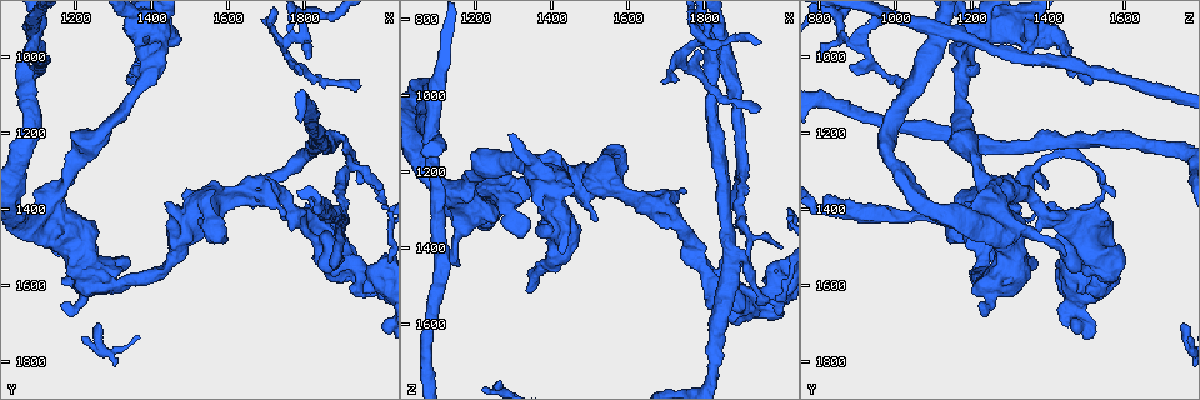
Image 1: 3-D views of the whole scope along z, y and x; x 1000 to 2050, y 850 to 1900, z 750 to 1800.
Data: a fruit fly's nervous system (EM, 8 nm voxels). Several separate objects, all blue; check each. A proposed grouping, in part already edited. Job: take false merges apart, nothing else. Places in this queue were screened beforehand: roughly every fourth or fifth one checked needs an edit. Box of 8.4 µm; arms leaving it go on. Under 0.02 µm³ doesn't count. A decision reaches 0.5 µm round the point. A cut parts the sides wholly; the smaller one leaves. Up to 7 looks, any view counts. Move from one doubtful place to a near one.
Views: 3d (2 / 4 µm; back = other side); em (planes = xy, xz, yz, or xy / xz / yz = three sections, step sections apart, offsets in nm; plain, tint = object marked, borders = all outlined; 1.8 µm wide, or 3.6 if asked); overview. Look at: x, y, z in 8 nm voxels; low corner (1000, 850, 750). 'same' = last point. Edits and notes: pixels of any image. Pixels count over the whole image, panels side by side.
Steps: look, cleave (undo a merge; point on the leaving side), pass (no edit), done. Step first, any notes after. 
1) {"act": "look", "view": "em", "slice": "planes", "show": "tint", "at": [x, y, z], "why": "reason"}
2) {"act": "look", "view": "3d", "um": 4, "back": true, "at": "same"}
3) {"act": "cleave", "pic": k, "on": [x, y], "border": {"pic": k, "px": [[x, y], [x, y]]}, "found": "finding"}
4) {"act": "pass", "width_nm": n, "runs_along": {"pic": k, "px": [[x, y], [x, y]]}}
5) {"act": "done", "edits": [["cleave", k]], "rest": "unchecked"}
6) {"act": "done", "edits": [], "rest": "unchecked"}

{"act": "look", "view": "em", "um": 3.6, "slice": "planes", "show": "tint", "at": [1530, 1405, 1195], "why": "thin neck"}

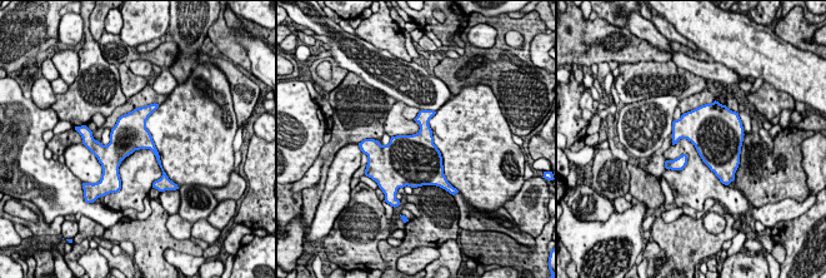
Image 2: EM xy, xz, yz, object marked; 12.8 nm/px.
{"act": "pass", "found": "continuous, no second neuron"}

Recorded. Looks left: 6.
{"act": "look", "view": "3d", "um": 4, "at": [1085, 950, 1105], "why": "looks like a crossing"}

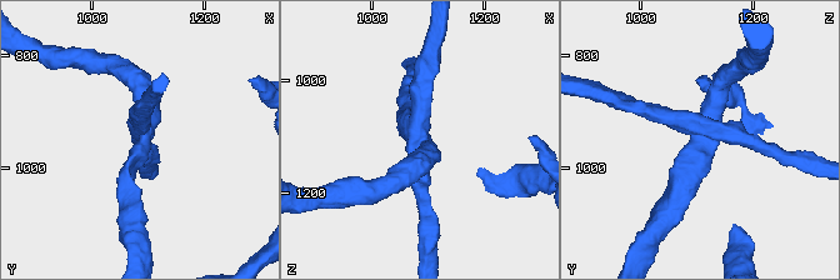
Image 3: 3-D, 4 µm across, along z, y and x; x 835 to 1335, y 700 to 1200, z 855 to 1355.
{"act": "look", "view": "em", "slice": "planes", "show": "tint", "at": [1090, 950, 1115], "arms": 4, "why": "now the EM"}

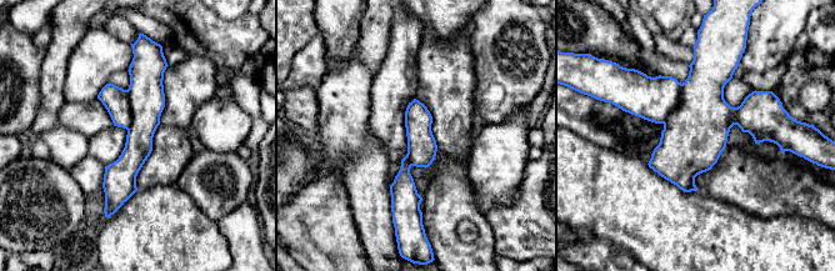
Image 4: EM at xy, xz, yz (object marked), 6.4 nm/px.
{"act": "pass", "runs_along": {"pic": 4, "px": [[143, 60], [139, 146], [114, 206]]}, "found": "continuous, no second neuron"}

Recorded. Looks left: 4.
{"act": "look", "view": "em", "um": 3.6, "slice": "xy", "step": 16, "show": "tint", "at": [1395, 935, 1305], "why": "closes a loop"}

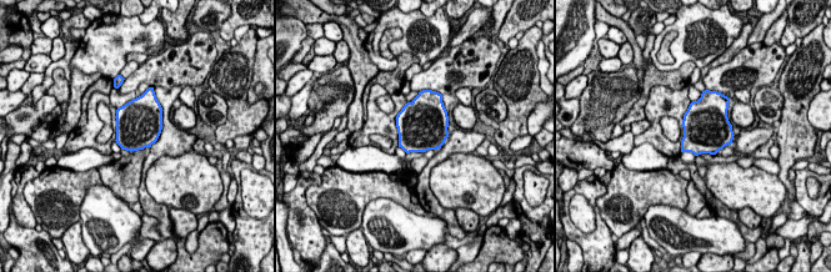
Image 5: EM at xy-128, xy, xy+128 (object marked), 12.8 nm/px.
{"act": "pass", "width_nm": 500, "found": "all the same neuron"}

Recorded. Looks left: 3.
{"act": "done", "edits": [], "rest": "unchecked"}

